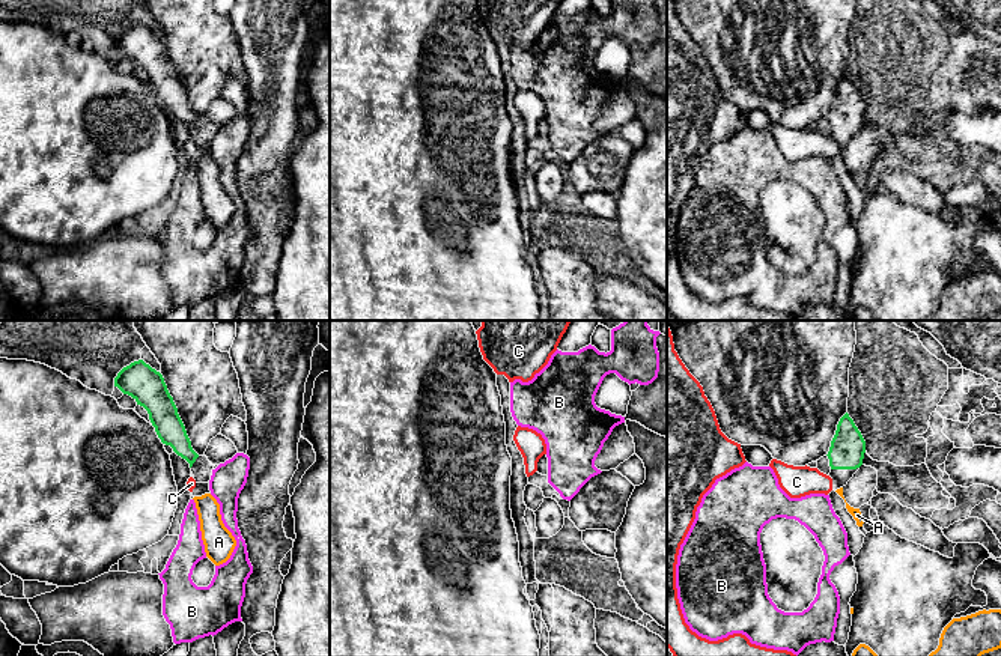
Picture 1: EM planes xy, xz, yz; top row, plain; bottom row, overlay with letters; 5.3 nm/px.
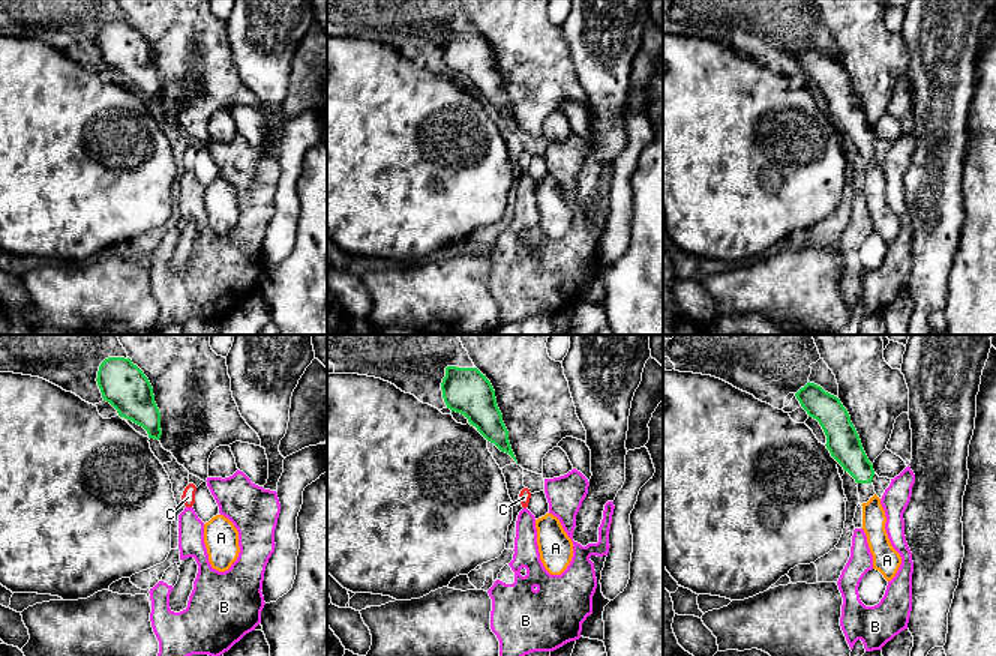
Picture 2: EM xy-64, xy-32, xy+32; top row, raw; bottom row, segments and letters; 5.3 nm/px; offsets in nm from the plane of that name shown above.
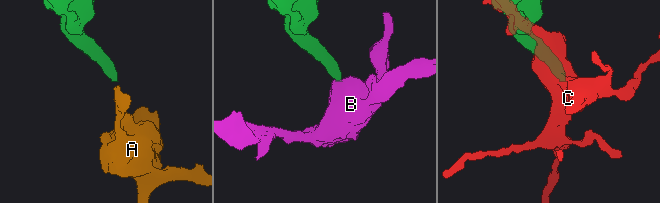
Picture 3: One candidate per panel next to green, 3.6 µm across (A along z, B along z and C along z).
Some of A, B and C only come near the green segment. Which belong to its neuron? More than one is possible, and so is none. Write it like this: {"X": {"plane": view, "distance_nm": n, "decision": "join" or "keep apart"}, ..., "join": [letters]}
{"A": {"plane": "yz", "distance_nm": 100, "decision": "join"}, "B": {"plane": "xy", "distance_nm": 110, "decision": "keep apart"}, "C": {"plane": "yz", "distance_nm": 40, "decision": "keep apart"}, "join": ["A"]}

